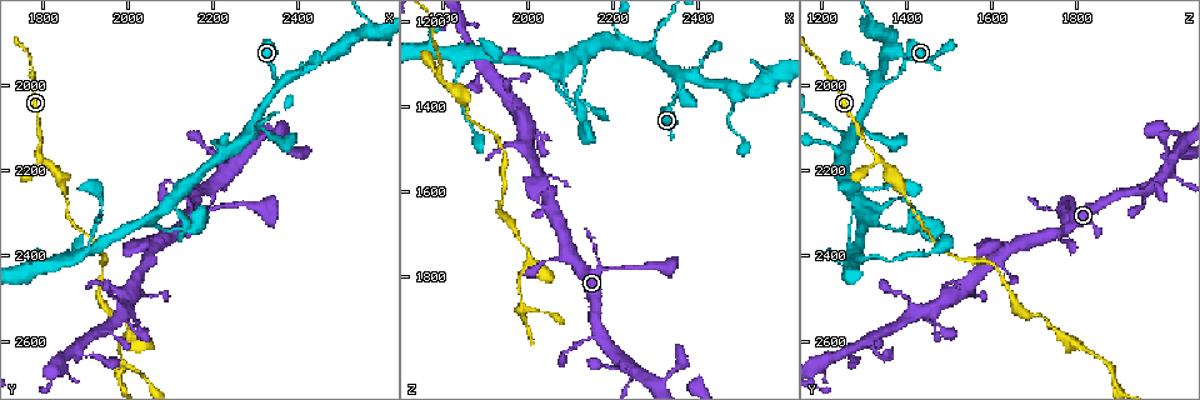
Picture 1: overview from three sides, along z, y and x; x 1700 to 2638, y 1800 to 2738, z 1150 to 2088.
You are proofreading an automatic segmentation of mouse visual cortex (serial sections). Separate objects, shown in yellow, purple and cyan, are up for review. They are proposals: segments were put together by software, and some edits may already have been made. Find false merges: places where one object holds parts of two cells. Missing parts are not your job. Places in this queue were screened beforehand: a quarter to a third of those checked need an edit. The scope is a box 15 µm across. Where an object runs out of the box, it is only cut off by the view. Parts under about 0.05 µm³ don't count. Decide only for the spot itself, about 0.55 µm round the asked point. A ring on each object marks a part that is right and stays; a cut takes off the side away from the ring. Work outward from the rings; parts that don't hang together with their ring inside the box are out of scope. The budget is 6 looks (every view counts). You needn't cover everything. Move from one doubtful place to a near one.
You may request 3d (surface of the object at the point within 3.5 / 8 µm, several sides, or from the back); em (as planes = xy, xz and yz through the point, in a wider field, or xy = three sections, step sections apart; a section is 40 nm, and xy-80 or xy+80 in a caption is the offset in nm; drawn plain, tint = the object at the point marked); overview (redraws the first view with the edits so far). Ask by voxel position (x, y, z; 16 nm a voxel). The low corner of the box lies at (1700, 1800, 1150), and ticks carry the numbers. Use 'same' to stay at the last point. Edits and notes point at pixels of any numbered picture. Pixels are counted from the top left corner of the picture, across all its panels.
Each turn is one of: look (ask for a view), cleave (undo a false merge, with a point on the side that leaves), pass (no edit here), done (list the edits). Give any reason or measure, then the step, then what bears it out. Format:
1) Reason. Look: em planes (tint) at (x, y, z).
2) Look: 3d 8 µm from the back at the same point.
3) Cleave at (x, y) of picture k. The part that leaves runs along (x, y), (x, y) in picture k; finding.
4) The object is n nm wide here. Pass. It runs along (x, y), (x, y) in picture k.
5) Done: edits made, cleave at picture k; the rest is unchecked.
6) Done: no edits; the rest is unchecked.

Thick turns thin. Look: 3d 3.5 µm at (2025, 2570, 1480).

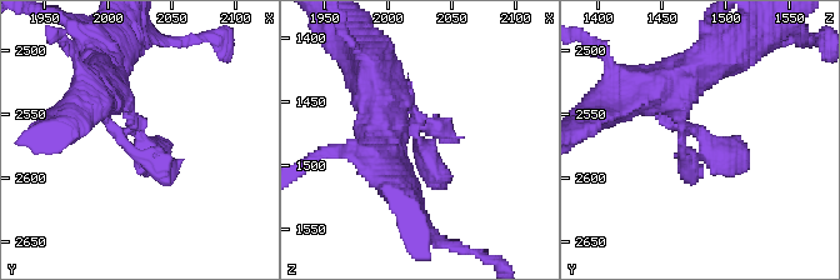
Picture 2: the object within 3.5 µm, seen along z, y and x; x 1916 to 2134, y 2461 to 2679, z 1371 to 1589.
Look: em planes (tint) at (2026, 2570, 1484).

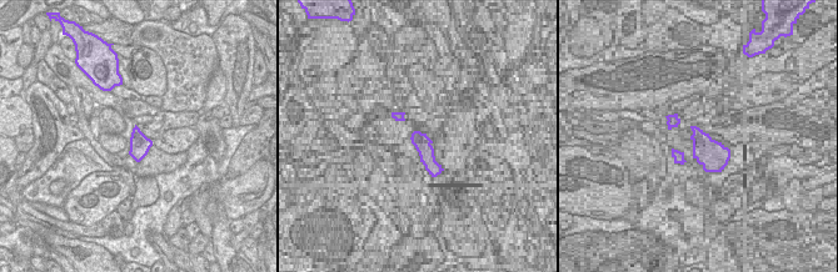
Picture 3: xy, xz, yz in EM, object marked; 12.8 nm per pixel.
Pass. It runs along (669, 89), (681, 131), (743, 170) in picture 2; continuous, no second cell.

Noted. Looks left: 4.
Look: 3d 8 µm at (1970, 2500, 1395).

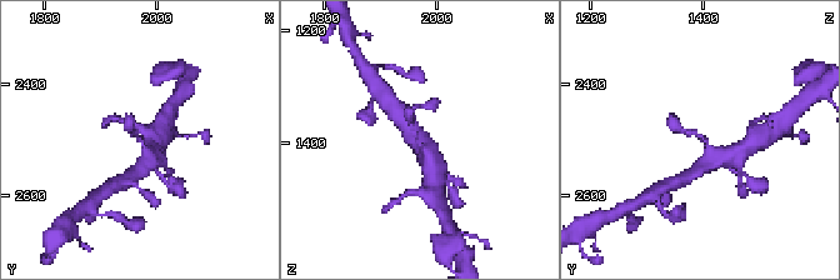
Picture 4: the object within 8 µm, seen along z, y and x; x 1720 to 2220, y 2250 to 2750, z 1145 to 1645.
Look: em xy step 3 (tint) at (1965, 2495, 1400).

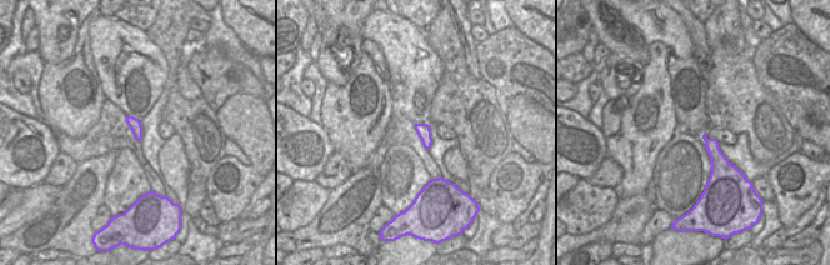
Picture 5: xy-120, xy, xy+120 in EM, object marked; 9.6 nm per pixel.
Pass. One cell here.

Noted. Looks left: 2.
Arms part here. Look: 3d 8 µm at (1990, 2645, 1870).

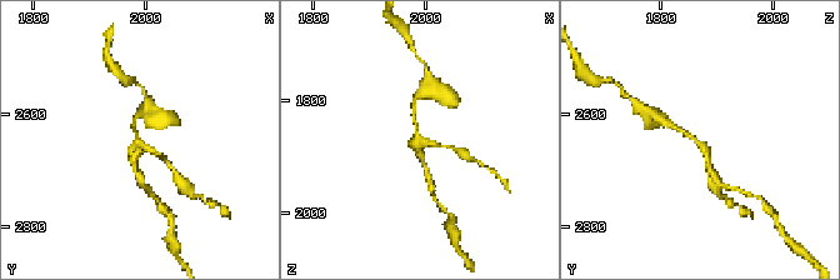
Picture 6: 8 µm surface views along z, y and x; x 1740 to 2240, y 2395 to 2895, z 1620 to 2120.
3 arms meet here; the arms are 100, 150, 150 nm wide. Look: em xy step 5 (tint) at (1980, 2650, 1870).

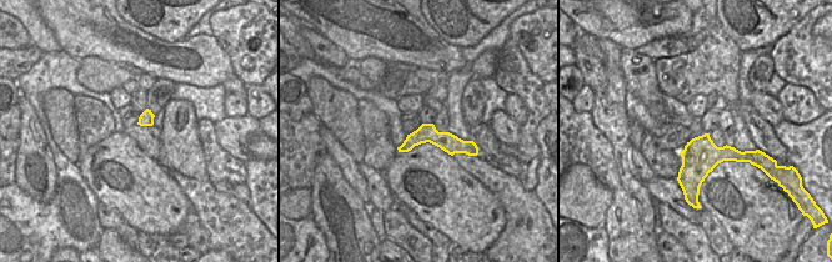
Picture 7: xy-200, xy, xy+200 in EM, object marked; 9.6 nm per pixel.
Pass. It runs along (471, 145), (416, 137), (402, 149) in picture 7; one cell here.

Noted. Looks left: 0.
Done: no edits; the rest is unchecked.

